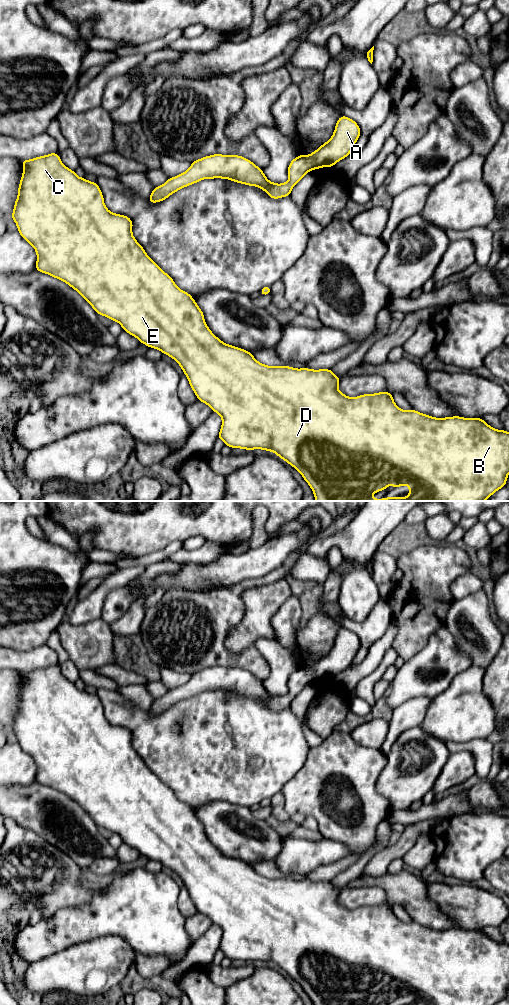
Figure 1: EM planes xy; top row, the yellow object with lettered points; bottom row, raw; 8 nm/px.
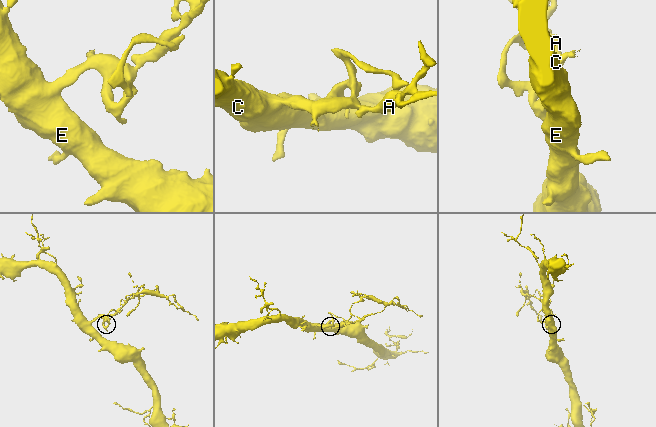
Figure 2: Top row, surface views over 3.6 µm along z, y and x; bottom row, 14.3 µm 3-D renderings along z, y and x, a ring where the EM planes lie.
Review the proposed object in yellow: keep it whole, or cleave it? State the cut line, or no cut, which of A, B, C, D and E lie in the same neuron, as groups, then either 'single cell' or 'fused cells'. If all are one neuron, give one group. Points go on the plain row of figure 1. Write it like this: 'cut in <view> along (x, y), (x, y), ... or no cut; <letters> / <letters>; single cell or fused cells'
no cut; A B C D E; single cell

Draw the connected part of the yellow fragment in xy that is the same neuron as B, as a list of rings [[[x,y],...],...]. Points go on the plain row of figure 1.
[[[58,665],[30,672],[22,672],[23,686],[18,700],[18,708],[14,716],[12,730],[18,740],[19,746],[32,757],[37,766],[35,781],[41,785],[51,787],[76,802],[96,823],[112,833],[118,834],[123,842],[136,849],[140,855],[149,860],[160,862],[170,868],[182,880],[187,888],[190,899],[198,912],[207,916],[212,923],[222,930],[222,938],[217,951],[233,960],[246,962],[261,961],[275,964],[276,967],[289,975],[300,984],[304,992],[311,999],[313,1005],[375,1005],[382,1003],[393,996],[393,1001],[407,997],[409,1005],[495,1005],[506,998],[509,987],[509,944],[496,942],[488,937],[482,930],[463,930],[460,928],[436,930],[425,927],[416,922],[404,923],[393,912],[393,907],[387,903],[374,906],[363,906],[351,910],[339,903],[340,889],[331,881],[313,882],[308,880],[296,881],[290,878],[267,878],[258,874],[251,864],[222,854],[216,849],[204,832],[204,826],[196,816],[193,809],[177,799],[174,792],[165,785],[145,764],[132,746],[133,734],[125,727],[110,724],[104,716],[103,706],[95,694],[77,688],[74,682],[67,680],[60,672]]]

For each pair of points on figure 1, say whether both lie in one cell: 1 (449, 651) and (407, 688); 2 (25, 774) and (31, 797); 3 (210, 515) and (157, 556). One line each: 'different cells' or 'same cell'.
1: same cell
2: different cells
3: different cells

